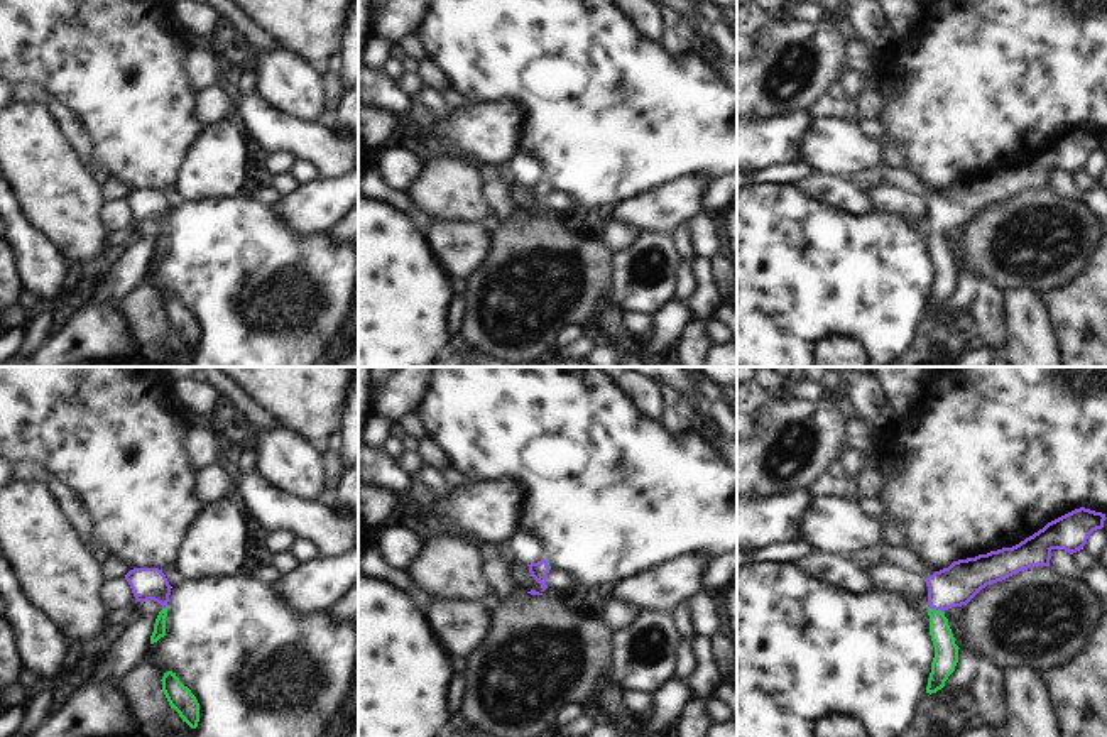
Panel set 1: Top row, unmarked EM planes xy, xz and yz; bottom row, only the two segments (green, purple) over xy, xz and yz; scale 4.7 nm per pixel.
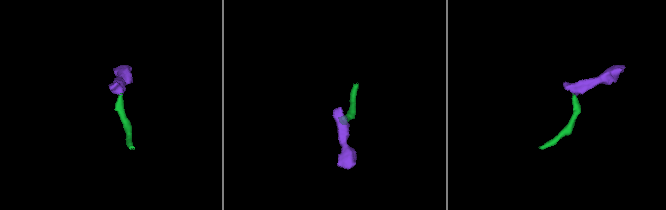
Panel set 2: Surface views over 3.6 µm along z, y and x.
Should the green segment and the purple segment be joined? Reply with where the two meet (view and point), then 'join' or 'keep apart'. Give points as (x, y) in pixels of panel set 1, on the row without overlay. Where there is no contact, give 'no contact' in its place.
contact yz (937, 232); join

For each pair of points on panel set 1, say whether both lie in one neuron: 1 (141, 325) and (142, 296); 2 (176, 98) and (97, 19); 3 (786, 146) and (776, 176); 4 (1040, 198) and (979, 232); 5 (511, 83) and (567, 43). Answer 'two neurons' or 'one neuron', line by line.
1: one neuron
2: one neuron
3: two neurons
4: one neuron
5: one neuron

